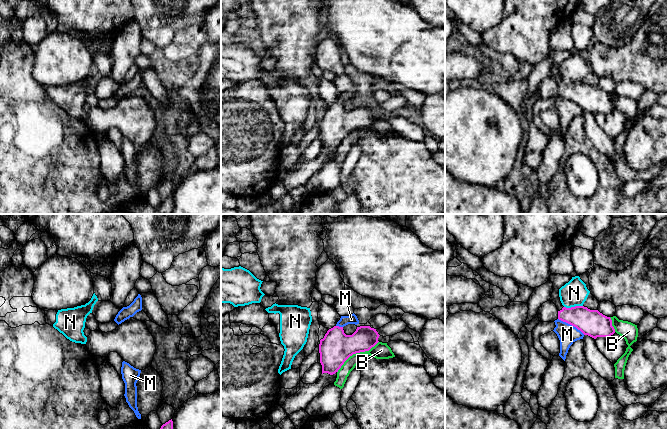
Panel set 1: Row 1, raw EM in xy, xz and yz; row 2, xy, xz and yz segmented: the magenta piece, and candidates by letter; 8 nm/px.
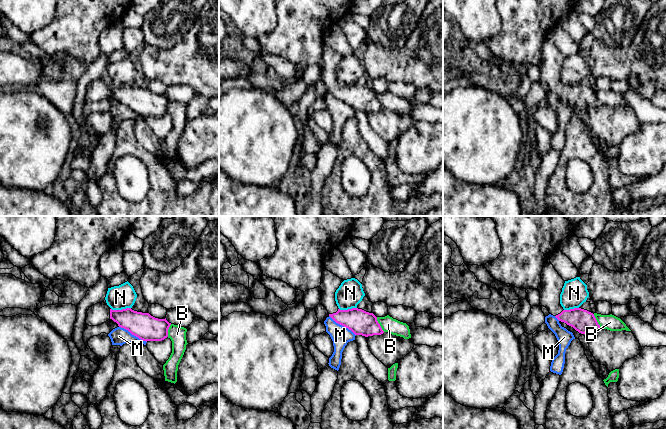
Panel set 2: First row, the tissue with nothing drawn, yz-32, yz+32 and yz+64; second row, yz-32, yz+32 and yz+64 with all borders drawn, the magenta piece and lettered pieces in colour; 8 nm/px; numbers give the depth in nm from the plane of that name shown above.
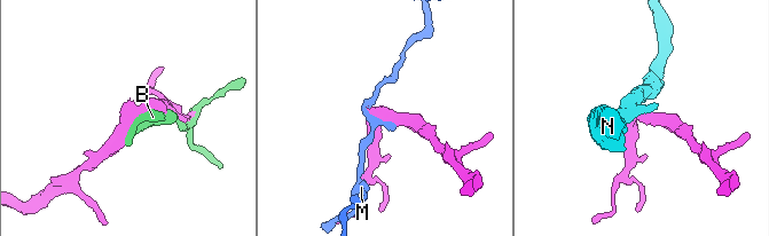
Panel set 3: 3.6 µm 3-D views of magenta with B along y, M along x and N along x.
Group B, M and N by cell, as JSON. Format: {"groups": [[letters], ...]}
{"groups": [["B"], ["M"], ["N"]]}

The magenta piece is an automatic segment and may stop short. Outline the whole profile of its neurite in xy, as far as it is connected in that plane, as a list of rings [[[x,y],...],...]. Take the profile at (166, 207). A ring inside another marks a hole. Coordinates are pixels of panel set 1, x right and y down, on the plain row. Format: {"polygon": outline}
{"polygon": [[[172,195],[163,200],[156,209],[159,214],[173,214],[173,197]]]}

